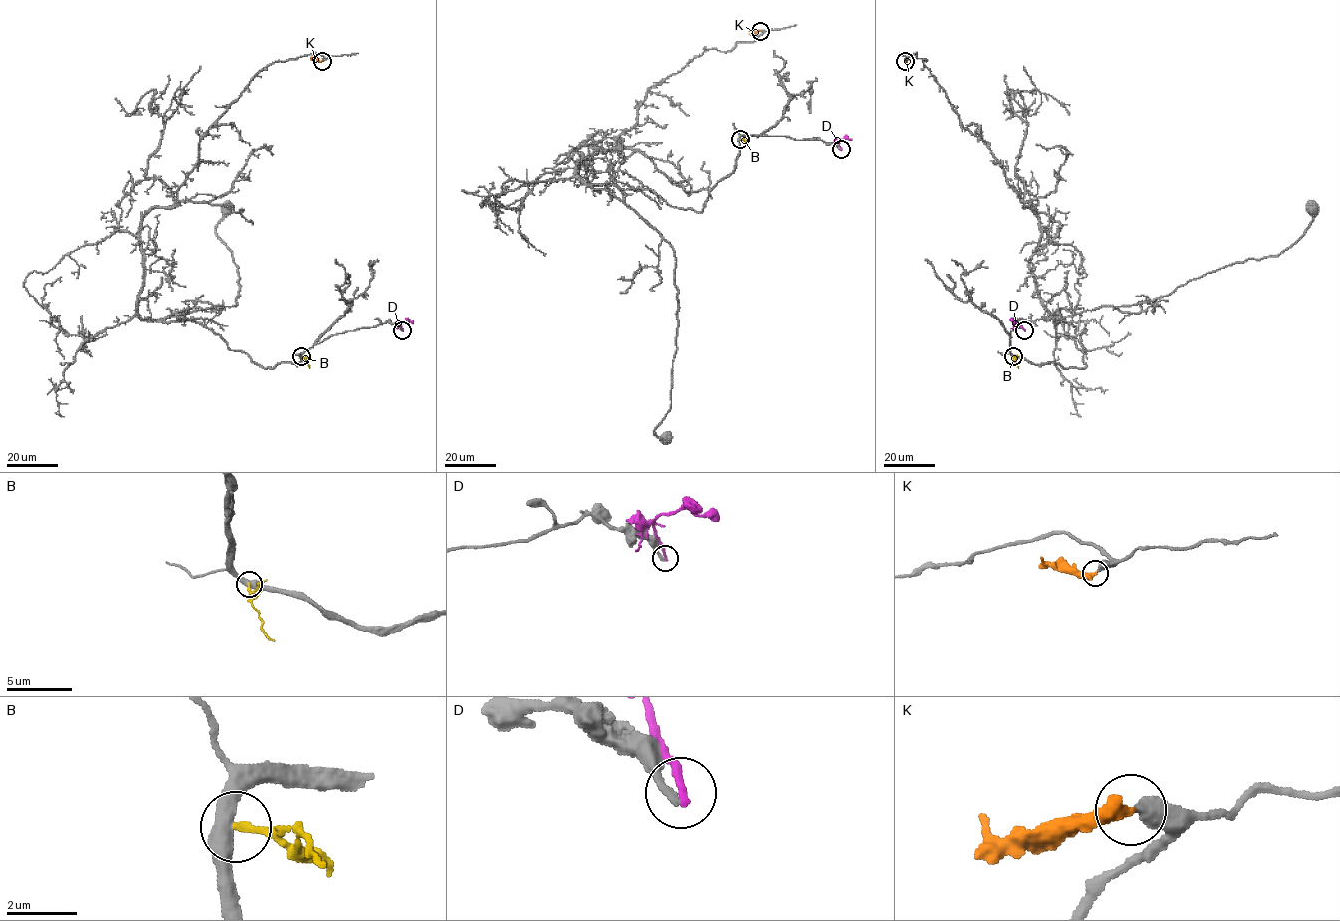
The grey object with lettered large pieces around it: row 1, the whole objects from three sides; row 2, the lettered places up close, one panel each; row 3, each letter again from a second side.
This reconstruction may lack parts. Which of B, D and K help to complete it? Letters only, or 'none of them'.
none of them

